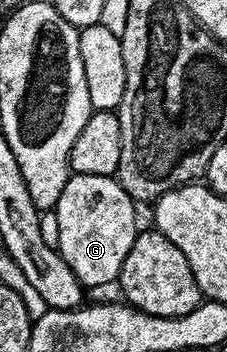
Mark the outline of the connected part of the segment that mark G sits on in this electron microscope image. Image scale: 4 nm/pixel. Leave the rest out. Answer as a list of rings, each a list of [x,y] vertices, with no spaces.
[[[75,172],[64,186],[64,194],[60,194],[58,206],[53,209],[60,222],[57,250],[75,278],[87,289],[102,288],[117,281],[136,235],[134,208],[135,201],[114,176]]]

